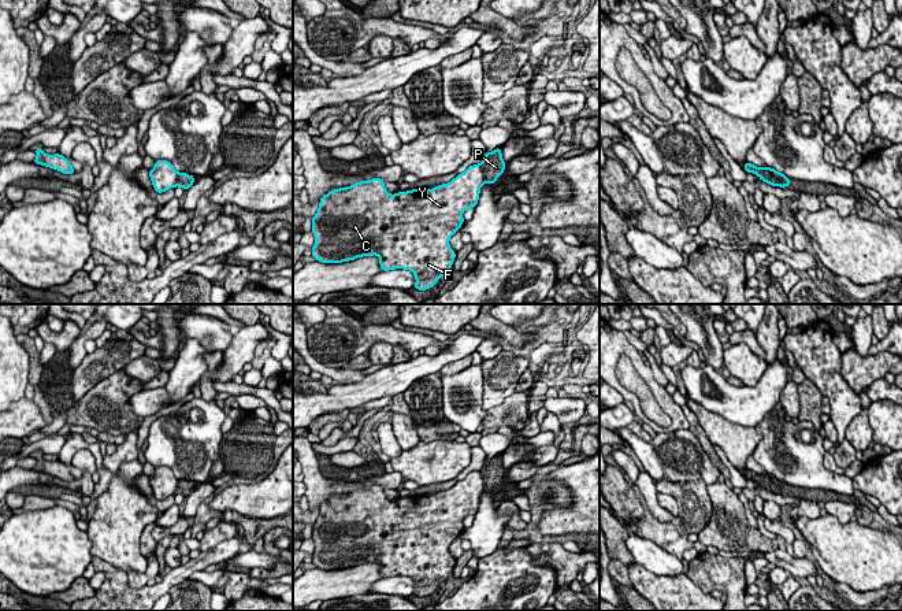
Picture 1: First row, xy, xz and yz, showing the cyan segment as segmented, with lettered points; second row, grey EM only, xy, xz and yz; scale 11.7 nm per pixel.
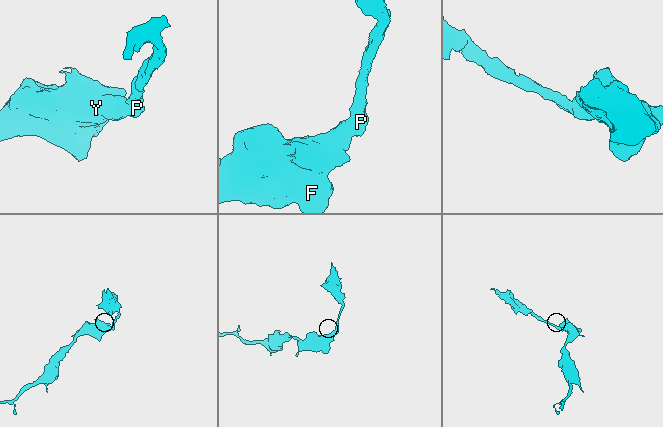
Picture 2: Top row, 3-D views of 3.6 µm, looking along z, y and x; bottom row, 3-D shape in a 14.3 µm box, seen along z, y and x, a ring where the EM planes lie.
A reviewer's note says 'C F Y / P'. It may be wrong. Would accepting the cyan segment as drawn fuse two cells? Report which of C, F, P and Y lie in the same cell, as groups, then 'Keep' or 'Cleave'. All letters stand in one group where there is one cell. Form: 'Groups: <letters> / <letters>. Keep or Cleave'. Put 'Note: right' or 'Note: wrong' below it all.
Groups: C F Y / P. Cleave
Note: right

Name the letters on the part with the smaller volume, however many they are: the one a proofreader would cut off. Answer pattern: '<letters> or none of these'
P

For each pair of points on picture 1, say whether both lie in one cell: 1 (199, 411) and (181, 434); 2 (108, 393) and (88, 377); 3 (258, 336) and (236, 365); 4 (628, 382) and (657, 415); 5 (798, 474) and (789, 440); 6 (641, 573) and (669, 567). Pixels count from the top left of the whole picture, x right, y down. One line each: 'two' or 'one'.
1: one
2: two
3: one
4: one
5: one
6: two

